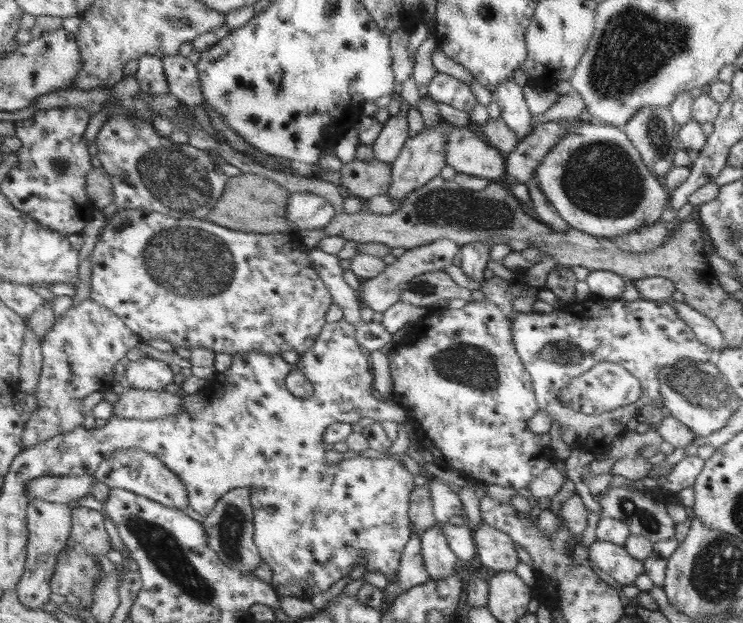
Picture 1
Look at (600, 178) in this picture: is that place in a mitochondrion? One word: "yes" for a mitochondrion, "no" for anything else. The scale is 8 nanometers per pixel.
yes

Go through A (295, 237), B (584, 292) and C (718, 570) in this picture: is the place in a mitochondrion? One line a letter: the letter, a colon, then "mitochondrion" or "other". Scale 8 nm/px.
A: other
B: other
C: mitochondrion

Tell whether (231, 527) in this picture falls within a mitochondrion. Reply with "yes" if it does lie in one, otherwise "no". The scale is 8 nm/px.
yes

